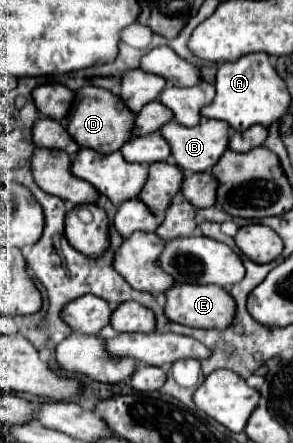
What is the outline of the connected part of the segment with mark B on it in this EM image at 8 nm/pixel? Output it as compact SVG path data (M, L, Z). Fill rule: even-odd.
M202 119L196 127L182 127L170 121L160 133L170 143L178 167L188 171L210 171L228 149L230 127L216 119Z

